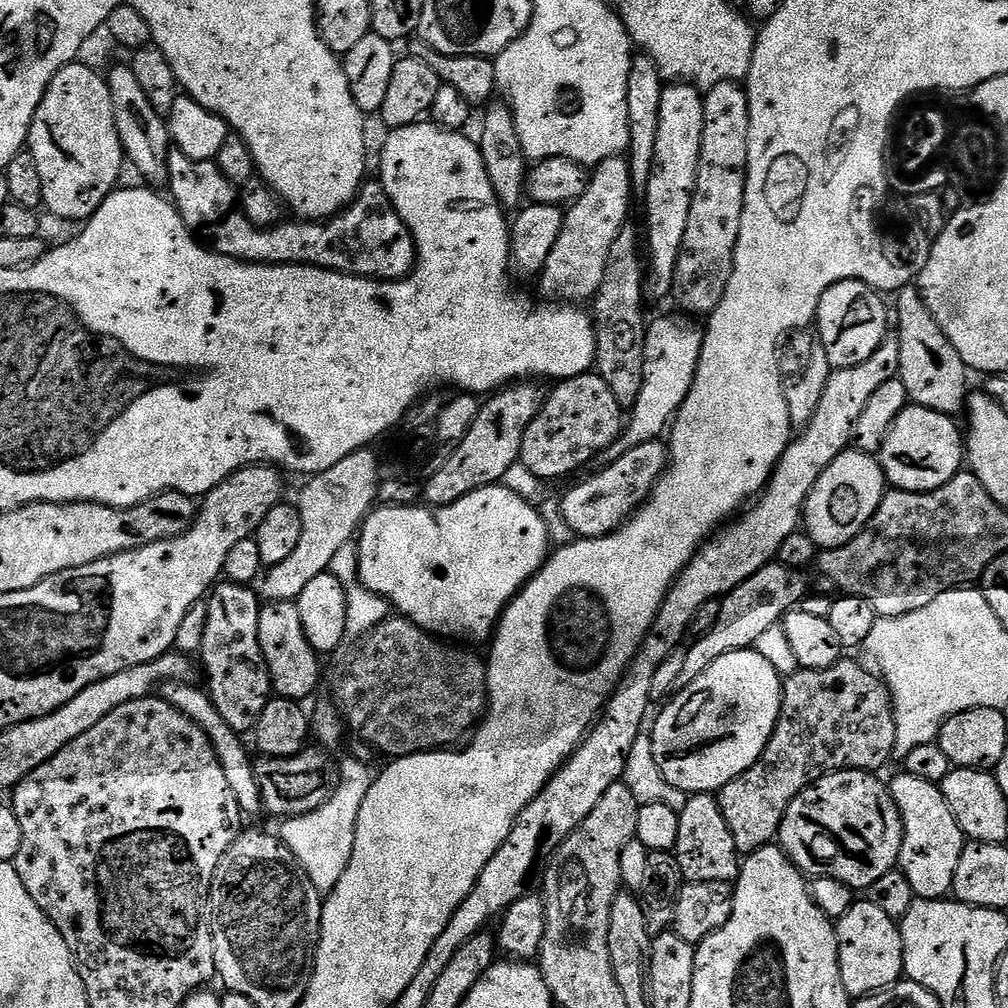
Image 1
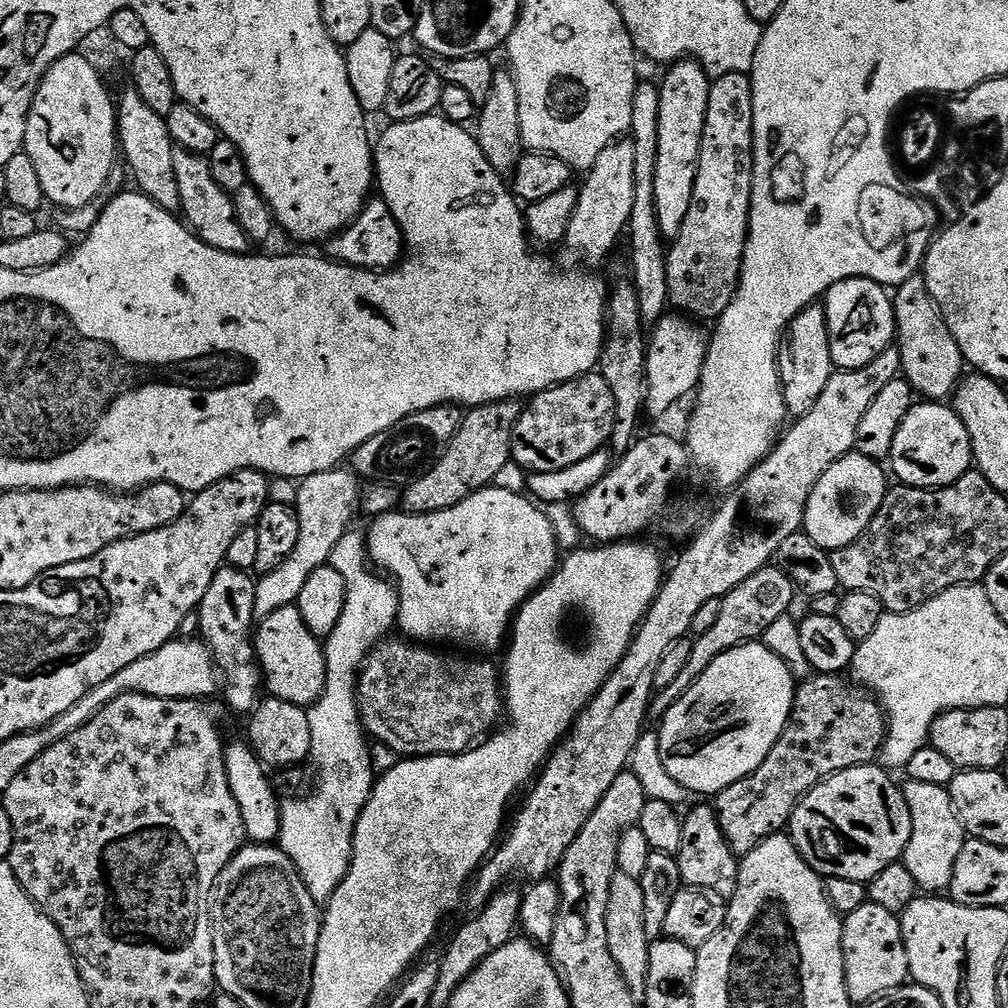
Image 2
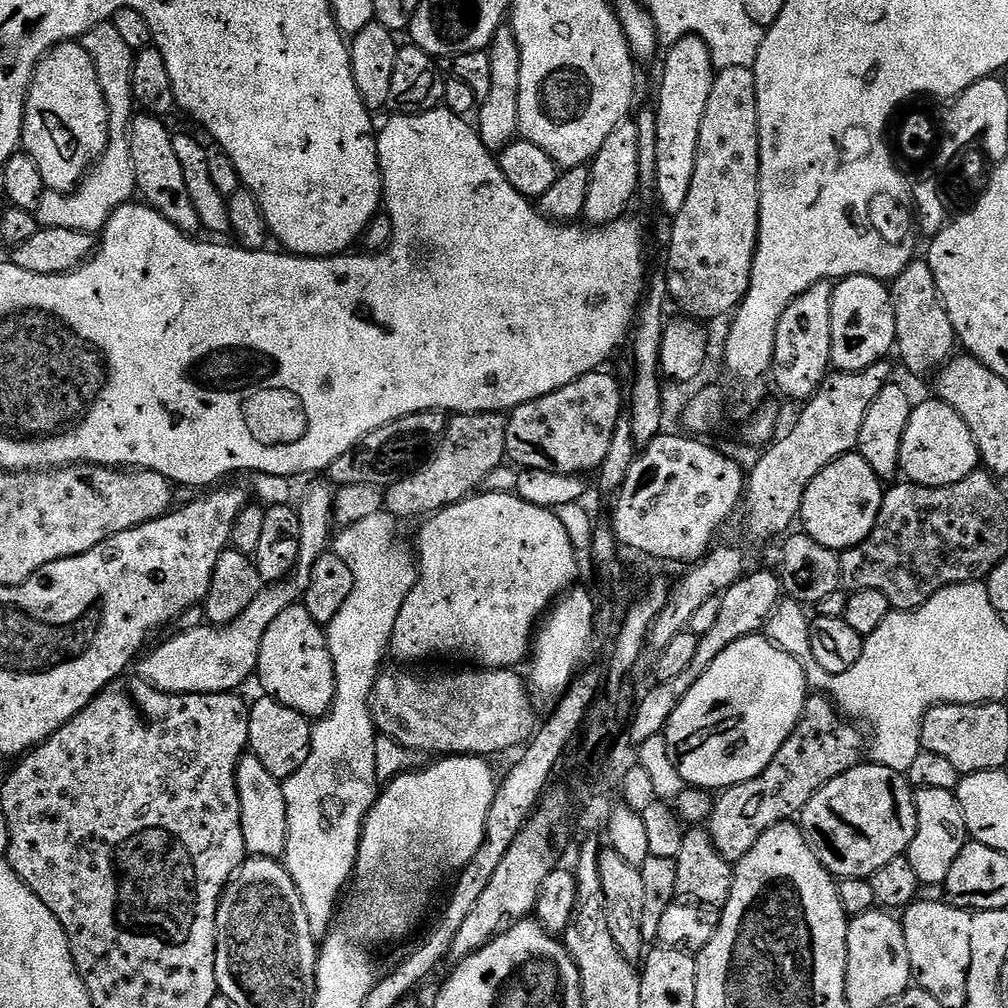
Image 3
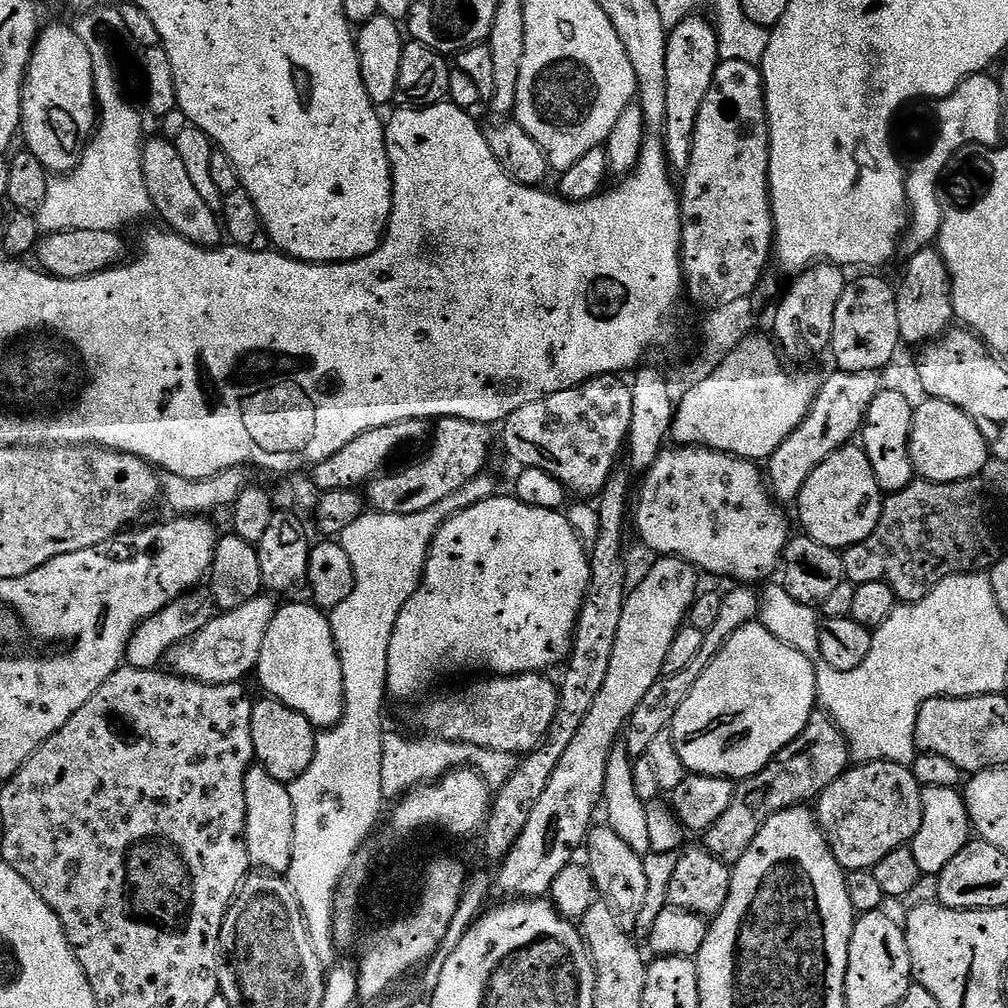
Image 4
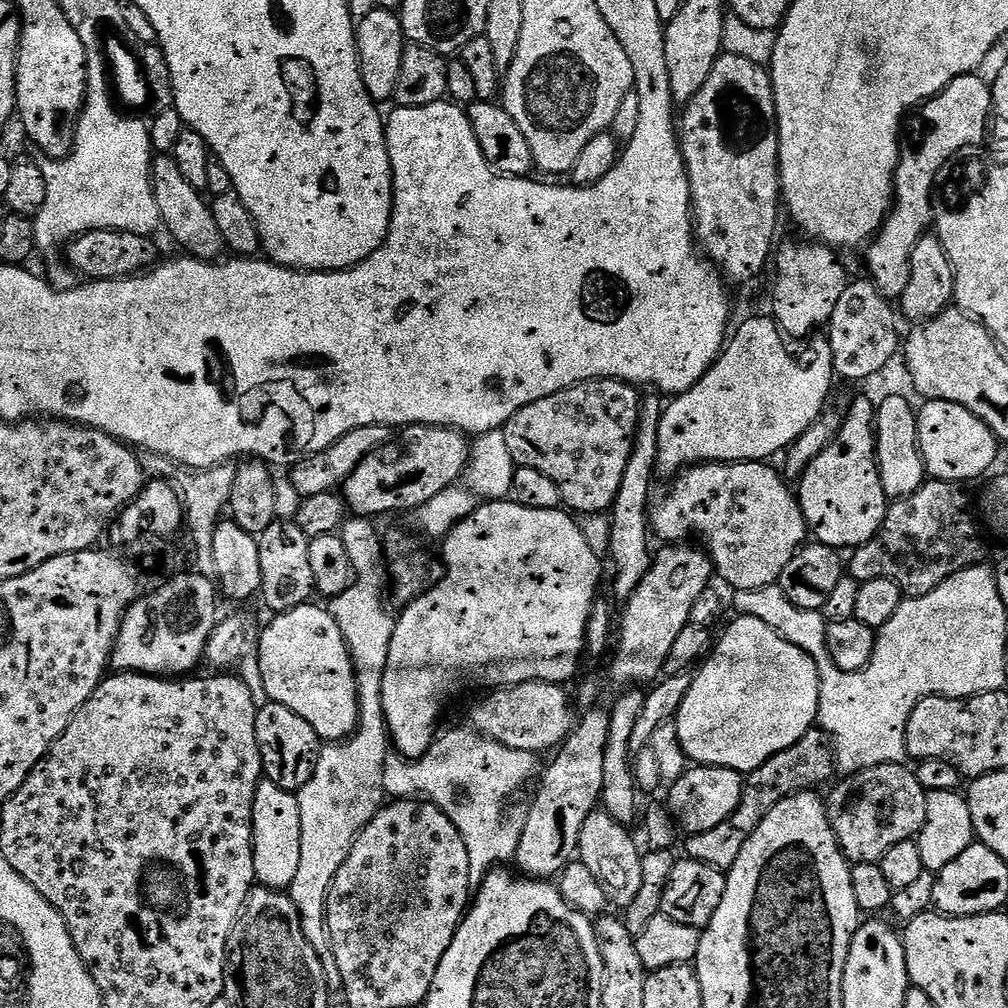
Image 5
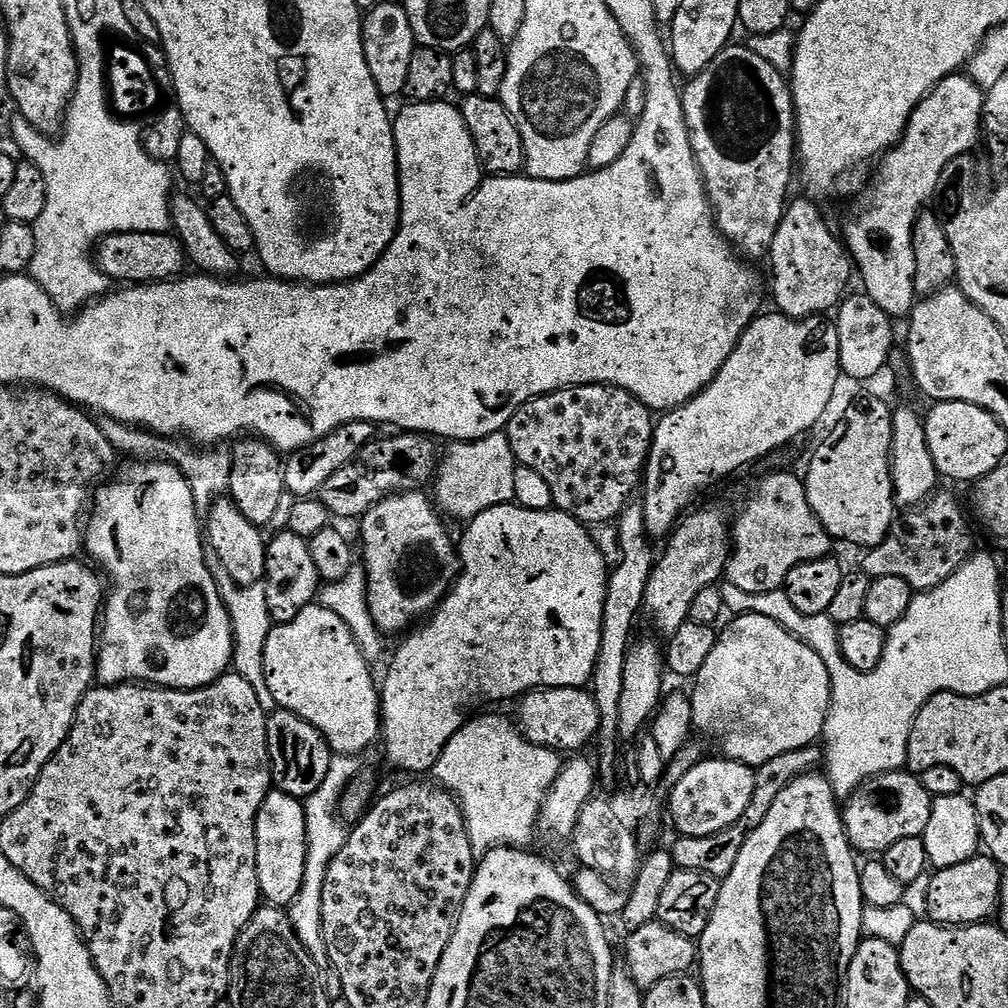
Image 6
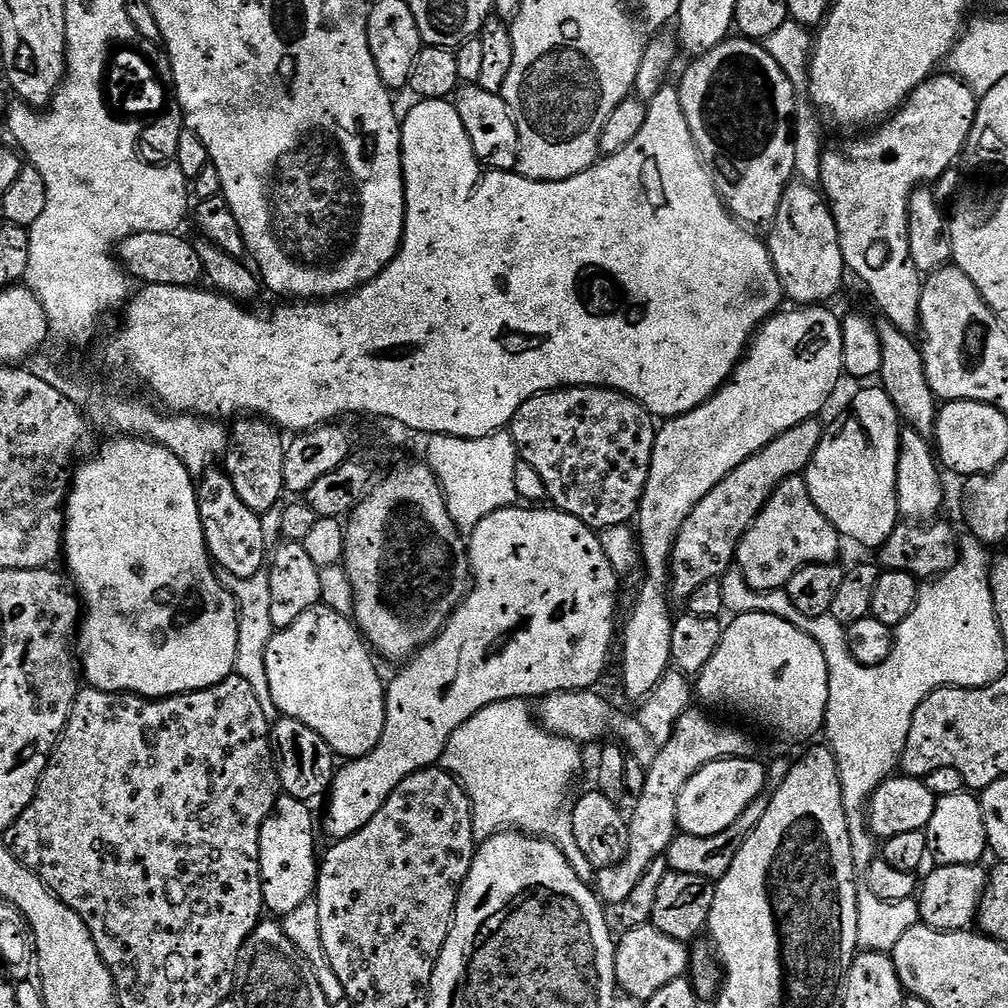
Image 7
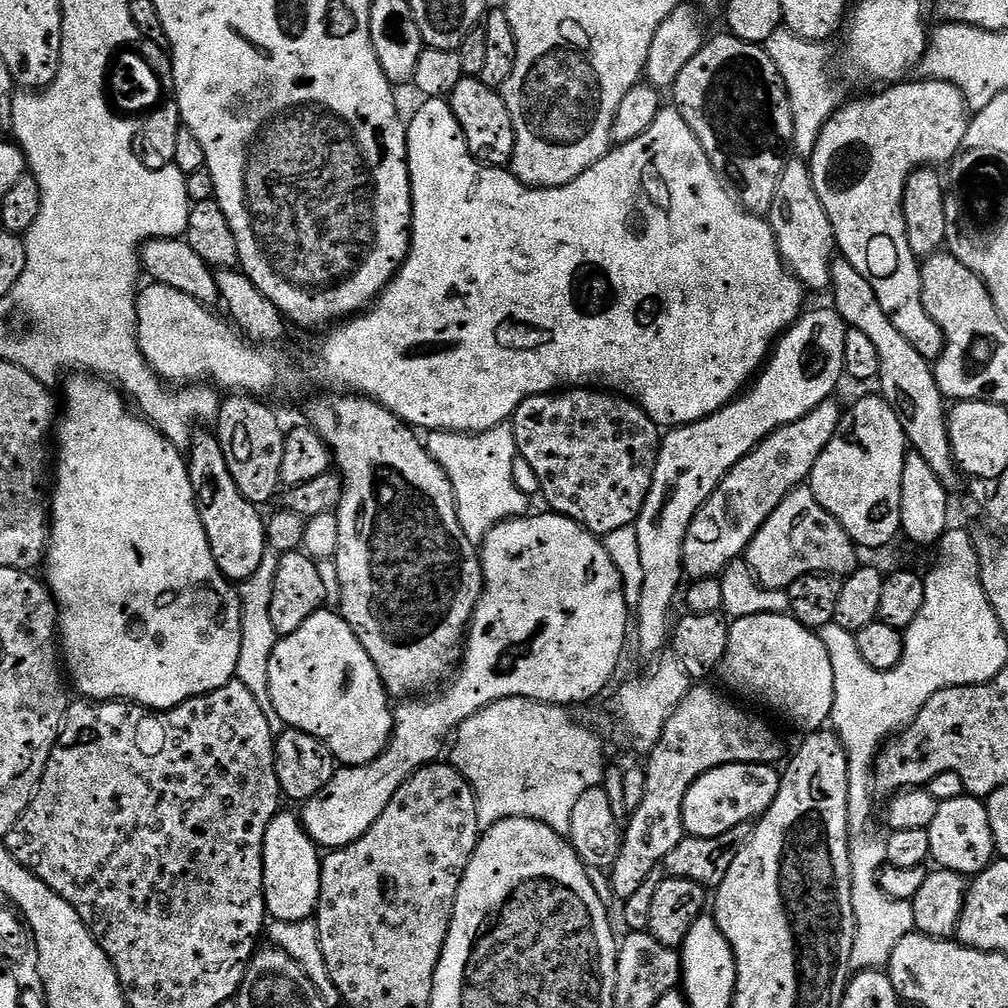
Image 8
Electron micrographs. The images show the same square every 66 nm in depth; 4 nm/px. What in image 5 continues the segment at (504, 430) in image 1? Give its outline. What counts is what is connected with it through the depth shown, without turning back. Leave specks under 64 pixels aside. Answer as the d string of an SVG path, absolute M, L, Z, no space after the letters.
M409 424L395 442L389 442L383 448L374 450L358 462L358 466L342 485L342 495L347 511L356 518L377 518L387 512L415 513L430 498L442 494L452 484L457 483L464 475L464 469L468 466L468 453L470 440L457 428L443 428L437 424Z

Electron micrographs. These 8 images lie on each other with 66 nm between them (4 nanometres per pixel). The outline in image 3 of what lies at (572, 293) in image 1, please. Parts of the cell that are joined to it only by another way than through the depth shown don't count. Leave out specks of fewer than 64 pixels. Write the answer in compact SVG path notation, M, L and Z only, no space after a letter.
M634 122L619 124L602 142L602 150L590 162L590 190L586 194L583 219L592 226L603 226L625 215L628 203L638 196L640 167L638 166L638 126Z

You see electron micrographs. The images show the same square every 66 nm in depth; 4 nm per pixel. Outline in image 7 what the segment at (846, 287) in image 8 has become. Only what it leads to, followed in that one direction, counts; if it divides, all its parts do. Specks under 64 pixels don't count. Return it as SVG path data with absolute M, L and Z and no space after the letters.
M881 319L876 329L882 342L879 383L886 390L886 394L890 394L890 402L894 402L901 421L918 434L931 437L936 430L938 401L930 390L930 382L926 382L924 359L917 341L912 341L913 337L909 333L898 330L889 320Z

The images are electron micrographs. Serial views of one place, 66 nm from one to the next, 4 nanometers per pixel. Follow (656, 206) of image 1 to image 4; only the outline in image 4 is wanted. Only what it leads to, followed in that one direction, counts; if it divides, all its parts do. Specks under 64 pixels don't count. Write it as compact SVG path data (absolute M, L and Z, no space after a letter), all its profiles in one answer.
M703 15L686 17L677 28L668 33L666 46L666 118L664 119L664 155L673 173L683 174L688 169L694 144L694 126L702 98L714 82L716 67L721 64L720 38L715 23Z

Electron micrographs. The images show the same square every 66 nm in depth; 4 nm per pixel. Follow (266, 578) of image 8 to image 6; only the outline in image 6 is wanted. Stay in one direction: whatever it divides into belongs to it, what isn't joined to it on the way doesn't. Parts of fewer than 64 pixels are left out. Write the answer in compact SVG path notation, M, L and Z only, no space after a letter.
M210 547L204 549L204 561L206 562L206 570L210 570L218 592L222 595L224 605L227 606L228 613L231 615L233 671L250 682L250 686L254 687L255 693L258 695L258 702L261 703L264 712L271 714L277 711L278 705L273 694L270 693L270 688L266 685L265 676L266 640L269 638L270 630L274 627L267 605L267 585L262 582L252 584L250 587L242 587L240 584L236 584L230 577L226 566L222 566L222 558L218 558L218 554L214 554L214 550Z

